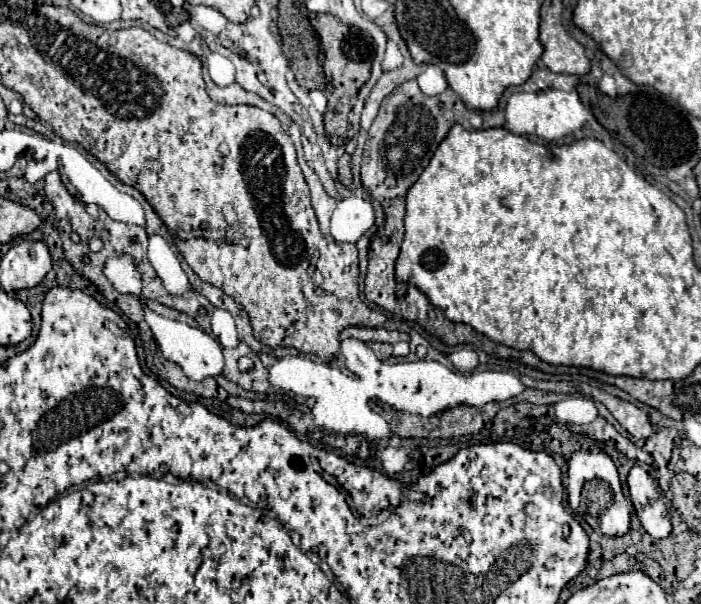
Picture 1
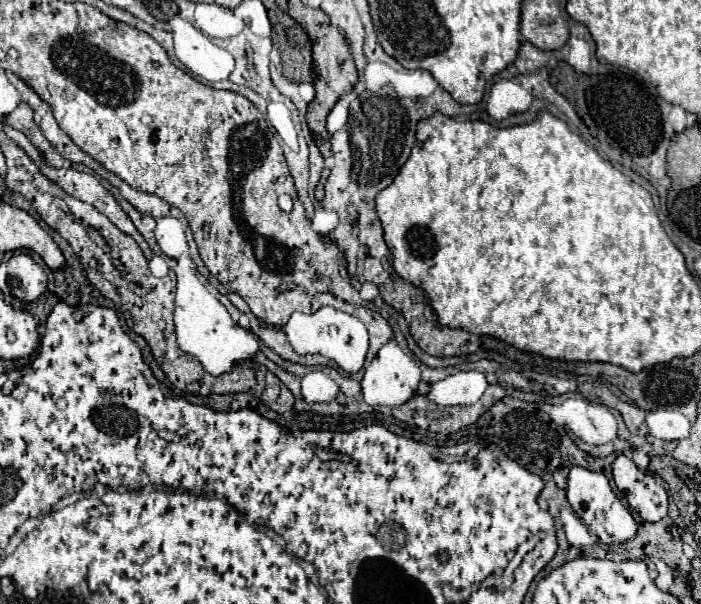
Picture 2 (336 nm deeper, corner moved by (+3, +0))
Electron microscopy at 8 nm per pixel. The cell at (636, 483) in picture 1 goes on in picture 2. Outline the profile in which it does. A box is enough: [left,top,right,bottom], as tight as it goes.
[613,456,667,522]

